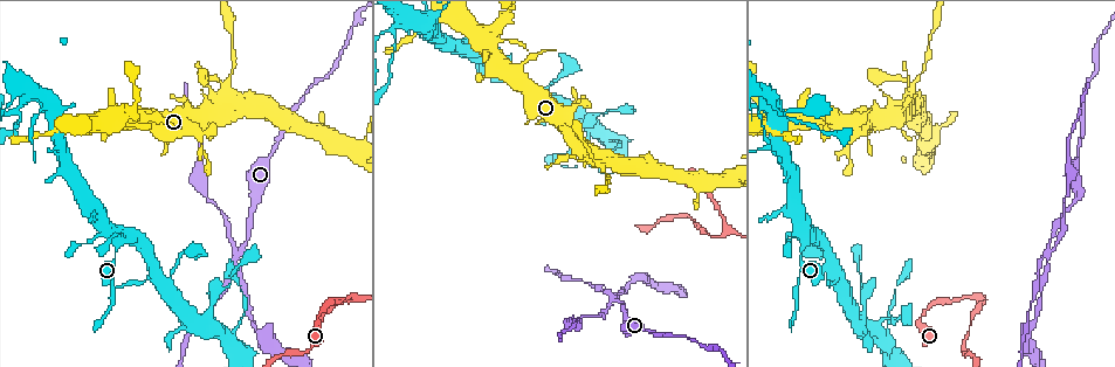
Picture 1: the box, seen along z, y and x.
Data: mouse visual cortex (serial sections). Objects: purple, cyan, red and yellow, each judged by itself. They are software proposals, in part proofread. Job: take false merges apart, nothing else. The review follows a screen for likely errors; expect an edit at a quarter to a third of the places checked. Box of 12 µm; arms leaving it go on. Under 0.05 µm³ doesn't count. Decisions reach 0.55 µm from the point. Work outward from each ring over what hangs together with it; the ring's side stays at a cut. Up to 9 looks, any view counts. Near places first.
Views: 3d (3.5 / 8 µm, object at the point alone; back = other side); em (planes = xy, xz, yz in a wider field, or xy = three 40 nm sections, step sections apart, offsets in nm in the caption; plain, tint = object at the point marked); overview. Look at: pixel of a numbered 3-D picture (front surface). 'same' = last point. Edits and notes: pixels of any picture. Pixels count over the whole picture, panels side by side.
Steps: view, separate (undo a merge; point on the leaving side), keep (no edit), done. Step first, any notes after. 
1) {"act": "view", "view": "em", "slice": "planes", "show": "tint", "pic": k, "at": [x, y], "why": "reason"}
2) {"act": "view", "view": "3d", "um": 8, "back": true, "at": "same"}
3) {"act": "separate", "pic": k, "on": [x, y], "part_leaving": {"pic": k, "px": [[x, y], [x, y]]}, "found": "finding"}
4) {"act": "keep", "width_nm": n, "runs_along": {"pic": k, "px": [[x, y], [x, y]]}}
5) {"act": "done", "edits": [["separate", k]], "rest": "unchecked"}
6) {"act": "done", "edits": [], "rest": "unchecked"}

{"act": "view", "view": "3d", "um": 3.5, "pic": 1, "at": [652, 333]}

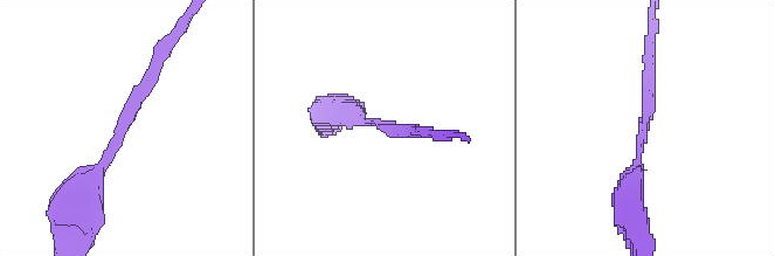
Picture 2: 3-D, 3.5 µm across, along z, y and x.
{"act": "view", "view": "em", "slice": "xy", "step": 3, "show": "tint", "pic": 2, "at": [122, 128], "arm_widths_nm": [200, 300]}

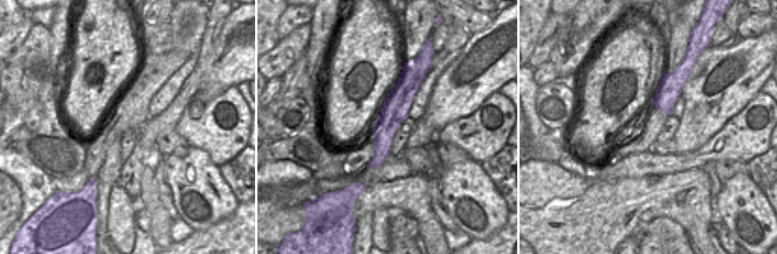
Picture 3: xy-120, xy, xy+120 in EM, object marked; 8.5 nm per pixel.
{"act": "keep", "runs_along": {"pic": 3, "px": [[405, 69], [405, 90], [372, 164]]}, "found": "all the same cell"}

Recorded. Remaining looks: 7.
{"act": "view", "view": "3d", "um": 3.5, "pic": 1, "at": [777, 113]}

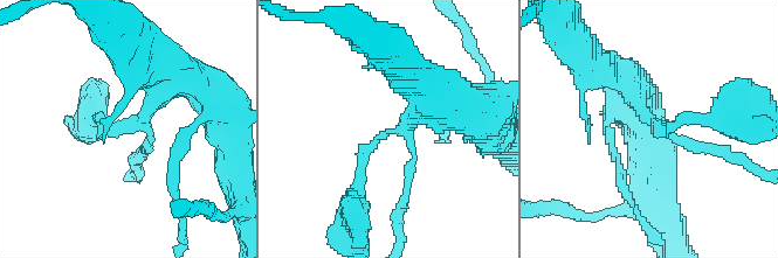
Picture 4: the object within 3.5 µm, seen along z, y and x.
{"act": "view", "view": "em", "slice": "xy", "step": 2, "show": "tint", "pic": 4, "at": [404, 129], "arms": 3, "arm_widths_nm": [150, 150, 450]}

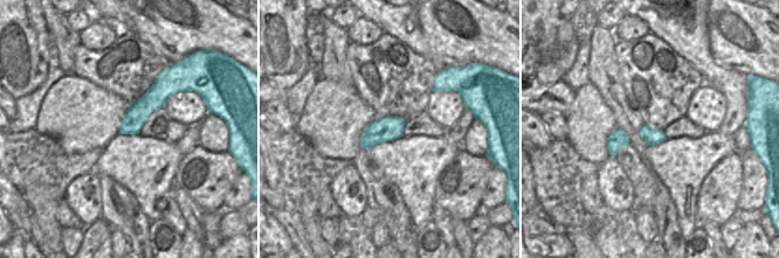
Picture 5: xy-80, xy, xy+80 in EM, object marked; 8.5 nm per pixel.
{"act": "keep", "width_nm": 220, "runs_along": {"pic": 5, "px": [[163, 81], [161, 90], [122, 131]]}, "found": "all the same cell"}

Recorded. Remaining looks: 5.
{"act": "view", "view": "3d", "um": 8, "pic": 1, "at": [216, 298], "why": "branch point"}

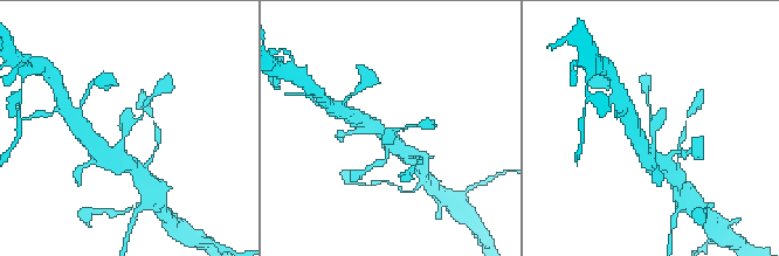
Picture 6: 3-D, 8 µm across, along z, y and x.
{"act": "view", "view": "3d", "um": 3.5, "back": true, "pic": 6, "at": [124, 130]}

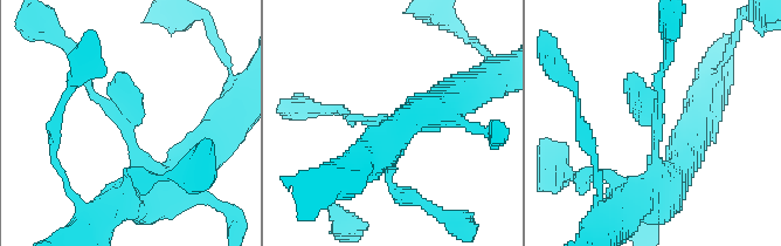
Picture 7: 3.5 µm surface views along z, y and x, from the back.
{"act": "view", "view": "em", "slice": "xy", "step": 1, "show": "tint", "pic": 7, "at": [386, 117], "why": "need the tissue"}

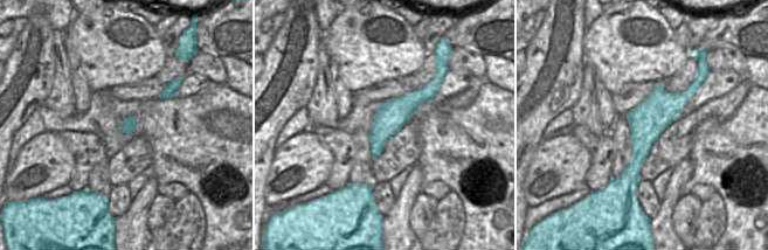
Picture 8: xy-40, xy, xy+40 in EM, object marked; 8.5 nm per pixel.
{"act": "keep", "runs_along": {"pic": 7, "px": [[165, 186], [78, 63]]}, "found": "continuous, no second cell"}

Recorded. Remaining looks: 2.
{"act": "view", "view": "3d", "um": 3.5, "pic": 1, "at": [240, 250], "why": "four or more arms meet"}

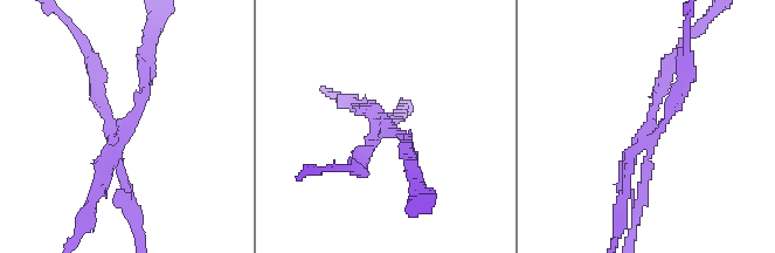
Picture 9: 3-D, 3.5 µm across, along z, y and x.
{"act": "view", "view": "em", "slice": "xy", "step": 2, "show": "tint", "pic": 9, "at": [384, 130], "why": "need the tissue"}

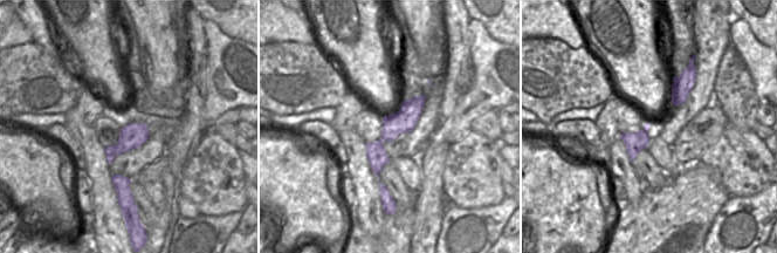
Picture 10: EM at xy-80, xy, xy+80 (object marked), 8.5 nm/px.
{"act": "separate", "pic": 9, "on": [95, 93], "arms": 4, "part_leaving": {"pic": 9, "px": [[650, 138], [644, 193], [629, 239]]}, "found": "a second cell is stuck on"}

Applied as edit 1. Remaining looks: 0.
{"act": "done", "edits": [["separate", 9]], "rest": "unchecked"}

